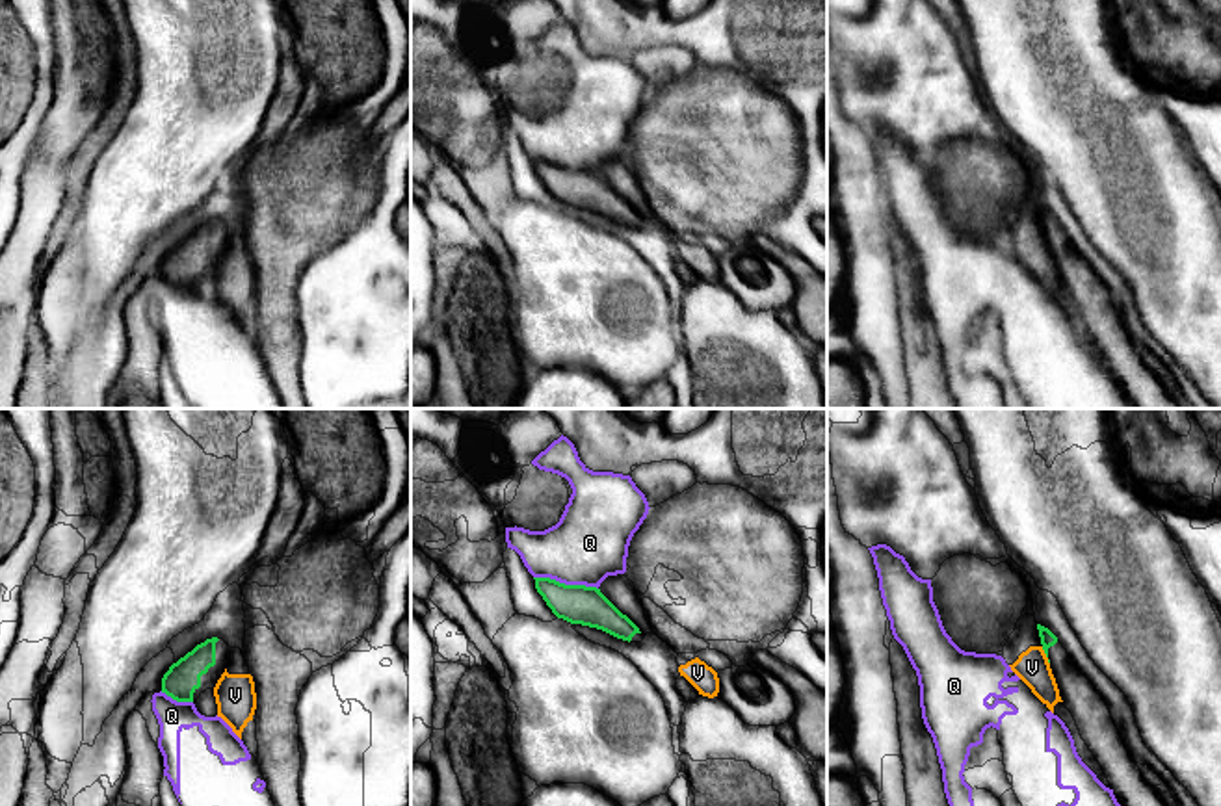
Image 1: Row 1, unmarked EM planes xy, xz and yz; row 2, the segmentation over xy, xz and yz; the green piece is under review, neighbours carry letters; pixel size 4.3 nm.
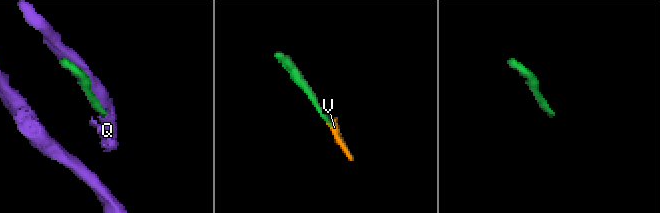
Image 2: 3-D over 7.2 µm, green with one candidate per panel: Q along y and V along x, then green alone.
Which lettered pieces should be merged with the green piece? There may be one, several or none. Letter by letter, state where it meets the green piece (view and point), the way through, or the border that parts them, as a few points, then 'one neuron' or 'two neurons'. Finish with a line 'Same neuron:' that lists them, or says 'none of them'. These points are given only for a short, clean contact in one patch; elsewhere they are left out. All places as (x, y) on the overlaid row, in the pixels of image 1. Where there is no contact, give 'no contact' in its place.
Q: contact xz (564, 584); two neurons
V: contact yz (1047, 656); border yz (1041, 647), (1049, 663); two neurons
Same neuron: none of them

